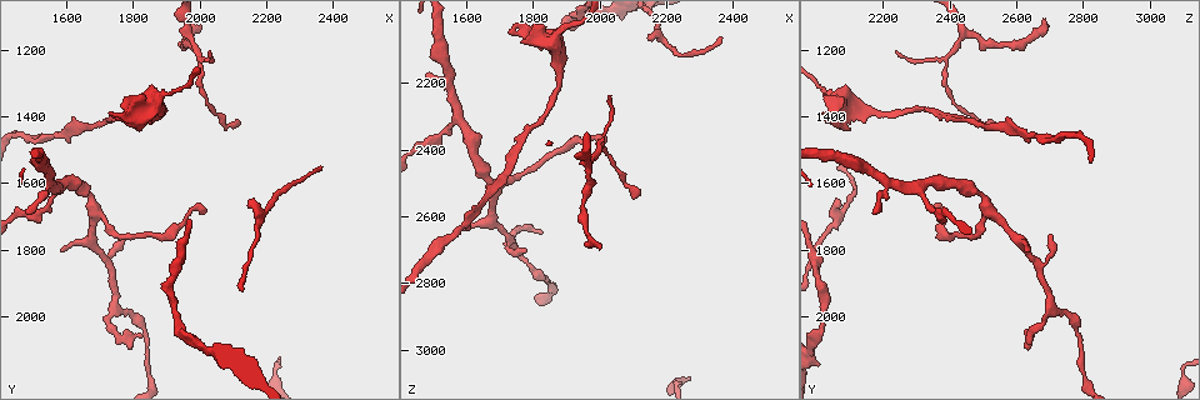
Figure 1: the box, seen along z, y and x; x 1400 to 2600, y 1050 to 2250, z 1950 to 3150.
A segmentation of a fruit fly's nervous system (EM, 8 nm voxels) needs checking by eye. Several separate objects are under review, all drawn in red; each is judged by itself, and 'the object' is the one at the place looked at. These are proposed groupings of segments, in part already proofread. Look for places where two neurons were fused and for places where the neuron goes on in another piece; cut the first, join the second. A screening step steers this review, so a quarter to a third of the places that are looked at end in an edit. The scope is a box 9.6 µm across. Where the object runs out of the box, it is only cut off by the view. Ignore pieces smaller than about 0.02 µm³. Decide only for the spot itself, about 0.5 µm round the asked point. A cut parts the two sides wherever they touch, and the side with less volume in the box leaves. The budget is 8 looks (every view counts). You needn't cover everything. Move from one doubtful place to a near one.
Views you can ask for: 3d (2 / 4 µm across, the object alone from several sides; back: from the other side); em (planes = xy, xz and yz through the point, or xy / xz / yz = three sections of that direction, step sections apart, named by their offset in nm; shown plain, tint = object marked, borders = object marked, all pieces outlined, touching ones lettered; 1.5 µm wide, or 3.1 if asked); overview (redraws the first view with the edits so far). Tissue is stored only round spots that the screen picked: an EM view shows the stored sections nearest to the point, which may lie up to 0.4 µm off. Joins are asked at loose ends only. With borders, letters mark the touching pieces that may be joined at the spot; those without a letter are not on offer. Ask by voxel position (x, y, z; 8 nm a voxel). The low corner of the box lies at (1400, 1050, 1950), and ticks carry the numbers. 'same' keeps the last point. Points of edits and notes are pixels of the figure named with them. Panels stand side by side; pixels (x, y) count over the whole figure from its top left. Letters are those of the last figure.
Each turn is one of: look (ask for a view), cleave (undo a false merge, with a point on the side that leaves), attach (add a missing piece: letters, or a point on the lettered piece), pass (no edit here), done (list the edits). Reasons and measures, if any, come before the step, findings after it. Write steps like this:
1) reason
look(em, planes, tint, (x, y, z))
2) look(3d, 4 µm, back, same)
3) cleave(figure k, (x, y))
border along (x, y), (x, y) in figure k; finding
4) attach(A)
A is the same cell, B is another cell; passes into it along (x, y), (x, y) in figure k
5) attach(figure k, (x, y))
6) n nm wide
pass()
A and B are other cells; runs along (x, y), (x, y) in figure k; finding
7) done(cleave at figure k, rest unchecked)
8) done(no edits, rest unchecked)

thin end
look(em, planes, borders, (1770, 1750, 2700))

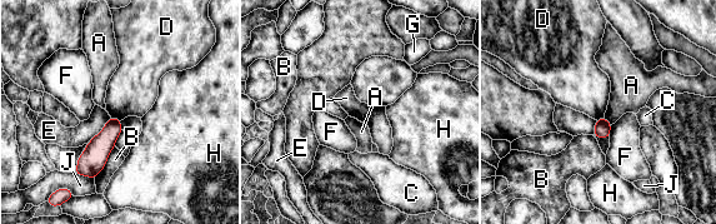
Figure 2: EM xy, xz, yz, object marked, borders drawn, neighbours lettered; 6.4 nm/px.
B touches over 260 nm
pass()
A, B, C, D, E, F, G, H and J are other cells; border along (111, 117), (120, 120) in figure 2; none of them fits

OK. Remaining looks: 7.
an open end
look(3d, 4 µm, back, (1740, 1390, 2030))

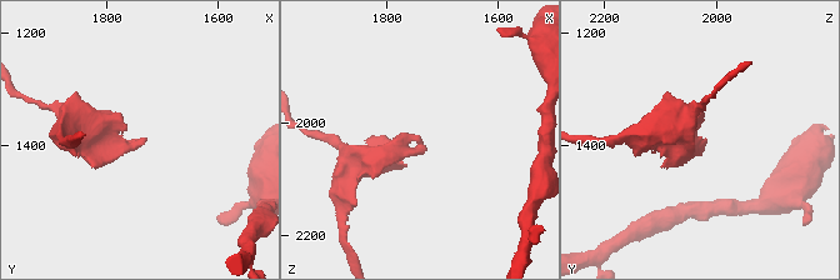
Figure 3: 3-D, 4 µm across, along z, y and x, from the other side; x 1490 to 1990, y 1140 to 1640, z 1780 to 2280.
look(em, planes, borders, (1740, 1390, 2030))

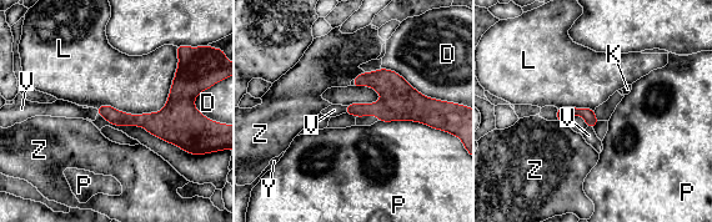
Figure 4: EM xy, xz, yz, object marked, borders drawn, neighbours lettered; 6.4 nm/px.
L touches over 650 nm
pass()
D, K, L, P, V, Y and Z are other cells; runs along (186, 107), (170, 120), (100, 110) in figure 4; none of them fits

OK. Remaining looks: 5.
look(3d, 2 µm, (2030, 1200, 2240))

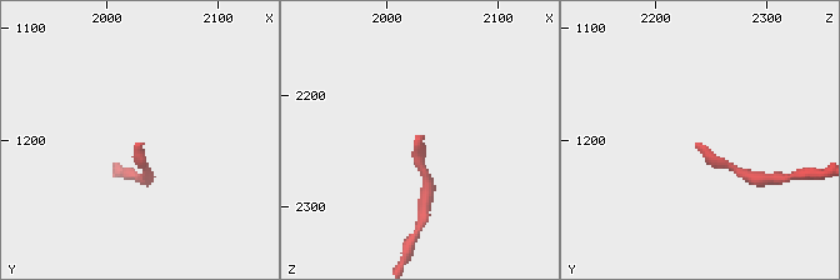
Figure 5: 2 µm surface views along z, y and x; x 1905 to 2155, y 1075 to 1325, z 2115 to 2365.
look(em, yz, step 8, tint, (2028, 1202, 2242))

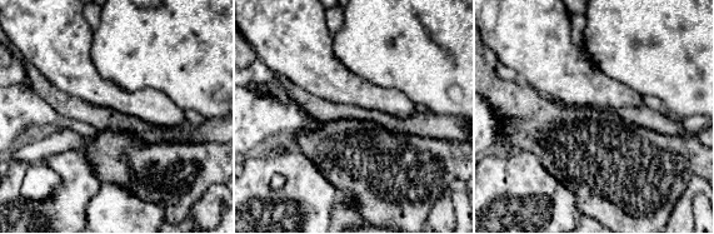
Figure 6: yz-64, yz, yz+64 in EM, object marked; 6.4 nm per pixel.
look(em, planes, borders, same)

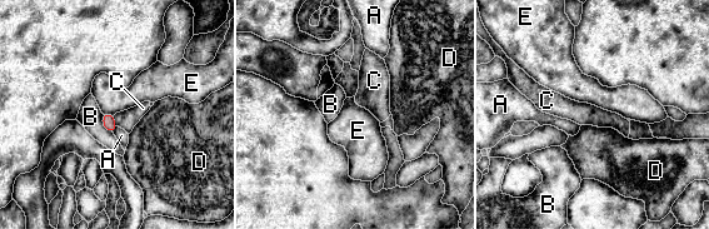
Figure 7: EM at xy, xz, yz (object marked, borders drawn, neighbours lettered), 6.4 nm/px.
80 nm wide
pass()
A, B, C, D and E are other cells; border along (103, 113), (113, 115) in figure 7; none of them fits

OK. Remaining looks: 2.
done(no edits, rest unchecked)

